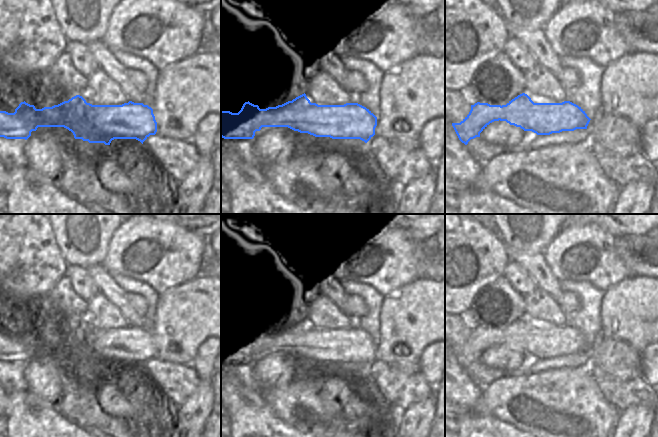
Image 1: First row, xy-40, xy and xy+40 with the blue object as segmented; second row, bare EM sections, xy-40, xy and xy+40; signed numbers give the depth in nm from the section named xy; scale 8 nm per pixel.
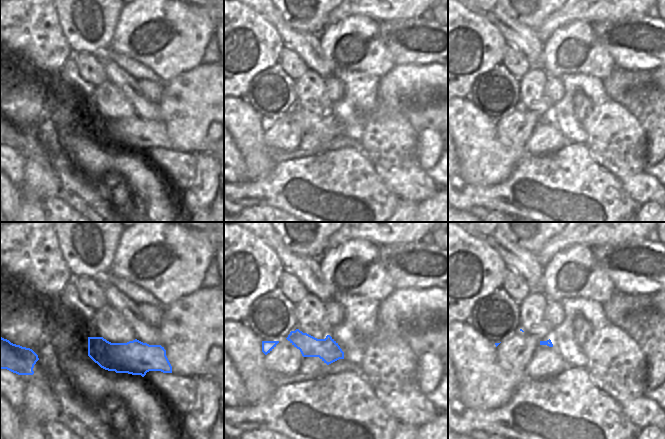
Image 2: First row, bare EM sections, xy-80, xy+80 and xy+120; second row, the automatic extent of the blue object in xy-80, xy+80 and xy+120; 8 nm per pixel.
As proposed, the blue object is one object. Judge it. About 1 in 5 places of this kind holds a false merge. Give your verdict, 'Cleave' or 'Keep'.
Keep.

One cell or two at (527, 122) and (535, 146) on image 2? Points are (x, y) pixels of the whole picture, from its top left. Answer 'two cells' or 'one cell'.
two cells

